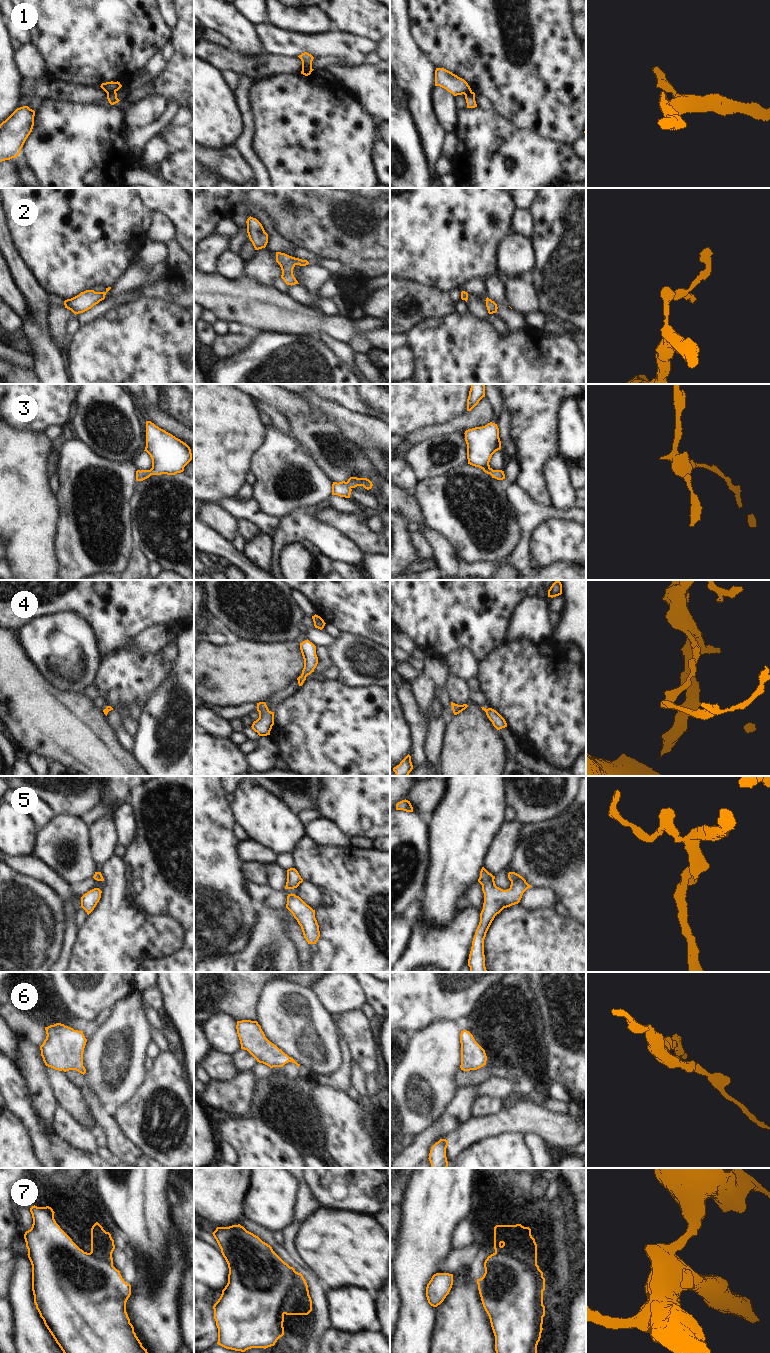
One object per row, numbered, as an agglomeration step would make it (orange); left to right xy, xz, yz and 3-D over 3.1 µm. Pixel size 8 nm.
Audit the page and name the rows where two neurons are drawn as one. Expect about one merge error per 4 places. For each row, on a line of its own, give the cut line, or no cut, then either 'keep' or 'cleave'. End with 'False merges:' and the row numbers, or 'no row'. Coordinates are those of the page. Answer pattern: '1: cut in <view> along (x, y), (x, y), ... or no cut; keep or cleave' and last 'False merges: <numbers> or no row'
1: cut in xz along (311, 67), (305, 67), (302, 70); cleave
2: no cut; keep
3: no cut; keep
4: no cut; keep
5: no cut; keep
6: no cut; keep
7: no cut; keep
False merges: 1

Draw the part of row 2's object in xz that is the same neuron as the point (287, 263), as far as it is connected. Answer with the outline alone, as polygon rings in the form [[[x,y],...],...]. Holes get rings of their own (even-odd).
[[[276,252],[276,262],[280,265],[282,270],[281,278],[287,285],[299,284],[293,275],[293,269],[296,265],[306,266],[309,264],[307,260],[302,260],[289,256],[285,253]]]

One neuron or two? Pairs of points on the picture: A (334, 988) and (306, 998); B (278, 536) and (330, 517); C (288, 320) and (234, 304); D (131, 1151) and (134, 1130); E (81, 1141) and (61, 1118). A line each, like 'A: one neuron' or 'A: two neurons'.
A: two neurons
B: two neurons
C: one neuron
D: two neurons
E: one neuron

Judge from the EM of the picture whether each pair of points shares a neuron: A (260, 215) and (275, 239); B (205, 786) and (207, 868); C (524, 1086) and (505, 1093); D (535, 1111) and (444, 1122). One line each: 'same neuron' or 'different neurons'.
A: same neuron
B: same neuron
C: same neuron
D: different neurons

